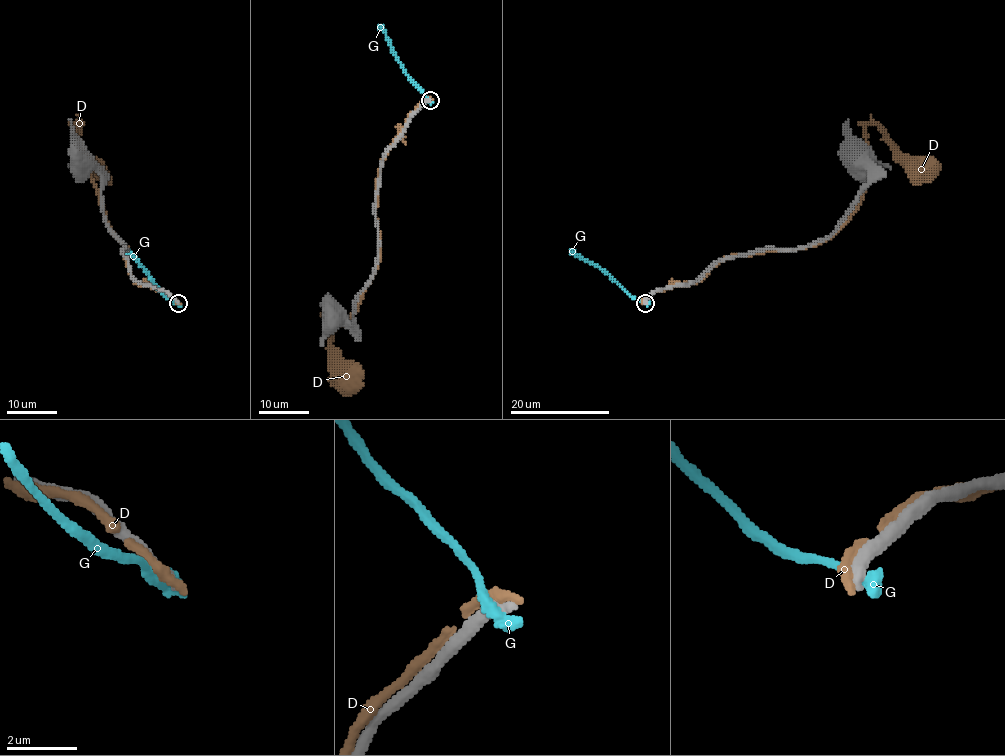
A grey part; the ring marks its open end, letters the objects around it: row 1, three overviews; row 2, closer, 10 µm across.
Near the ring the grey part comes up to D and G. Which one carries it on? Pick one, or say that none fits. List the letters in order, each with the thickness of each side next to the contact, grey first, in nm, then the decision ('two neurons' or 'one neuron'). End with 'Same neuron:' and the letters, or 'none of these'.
D: 360 nm thick on the grey side, 240 nm on the other; two neurons
G: 400 nm thick on the grey side, 480 nm on the other; two neurons
Same neuron: none of these

